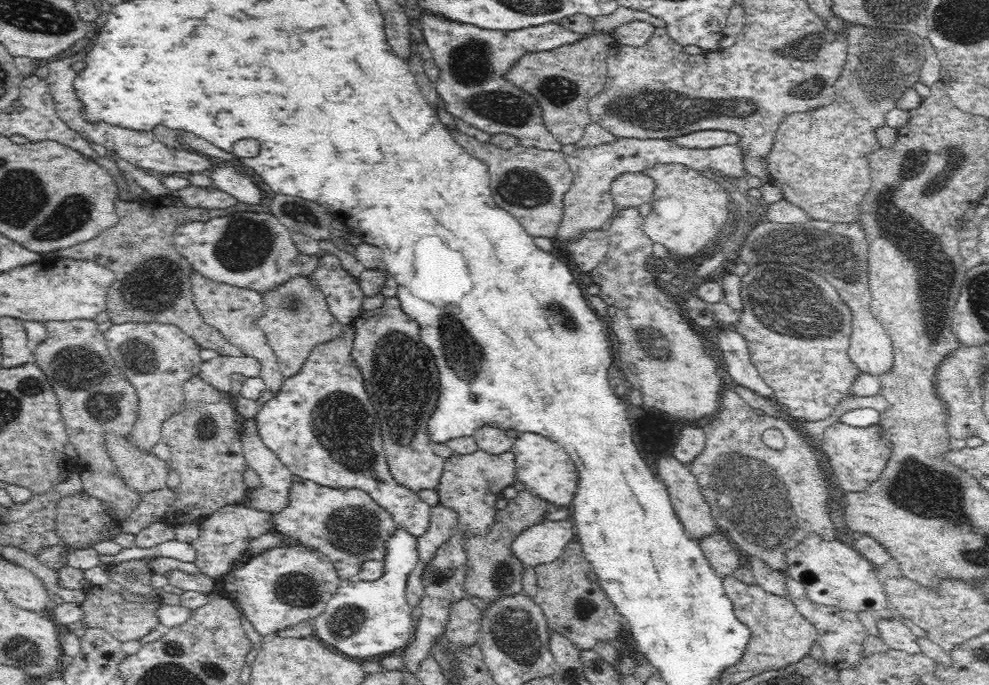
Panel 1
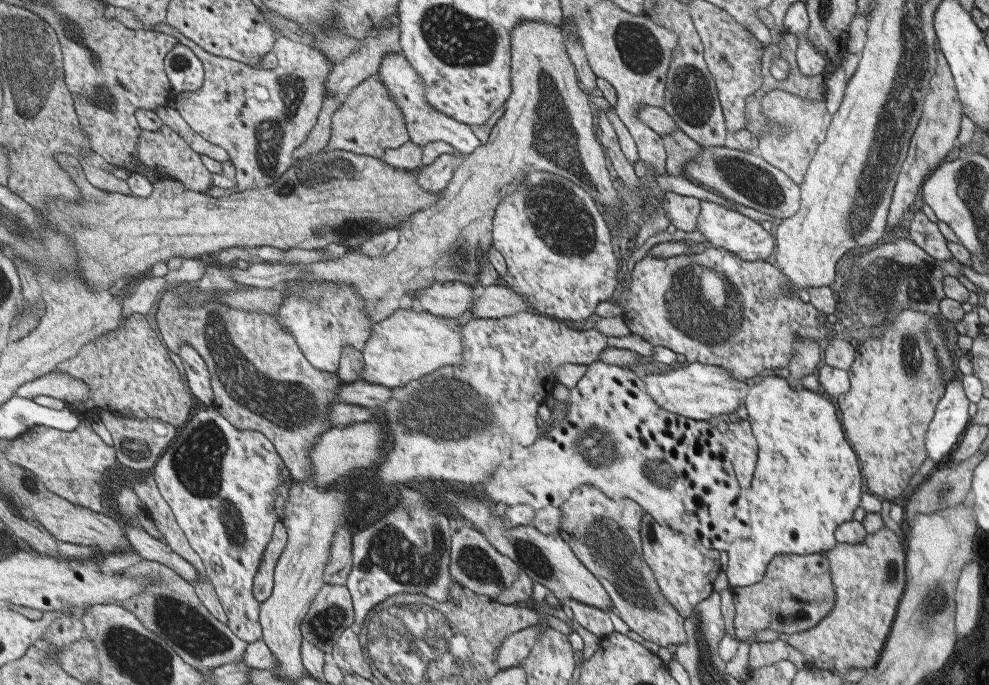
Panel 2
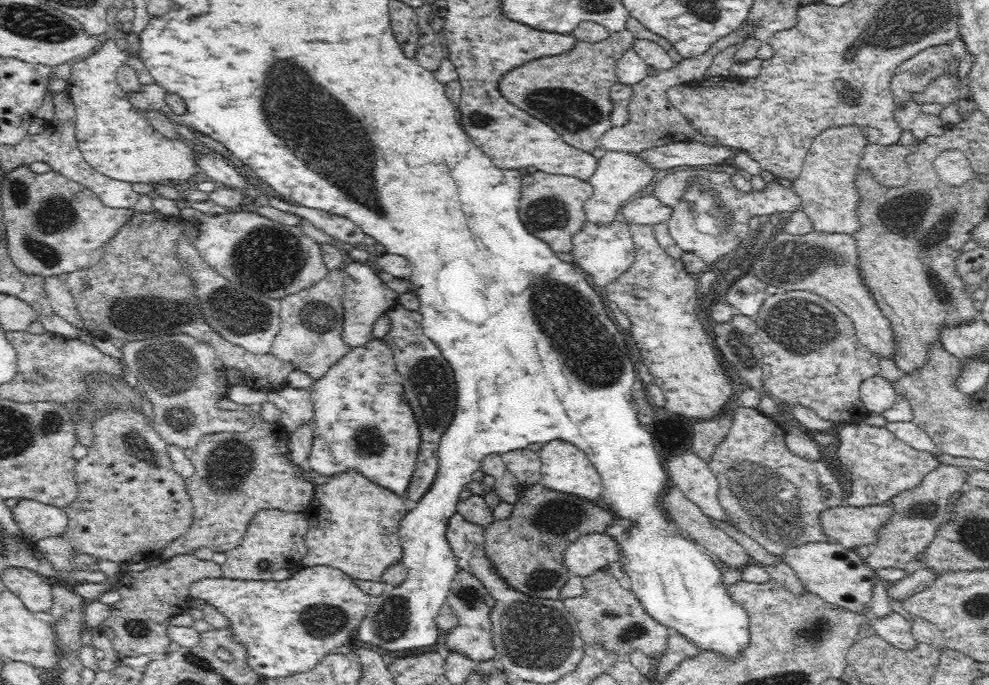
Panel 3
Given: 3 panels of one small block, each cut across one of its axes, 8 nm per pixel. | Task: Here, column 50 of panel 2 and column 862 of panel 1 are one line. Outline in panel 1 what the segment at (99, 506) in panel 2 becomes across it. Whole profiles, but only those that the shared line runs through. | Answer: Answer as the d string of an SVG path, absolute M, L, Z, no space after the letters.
M841 419L834 420L826 426L822 432L822 438L816 446L828 456L832 474L838 480L838 486L847 492L859 492L865 490L867 484L876 482L890 458L891 443L883 435L880 425L852 426L842 422Z

